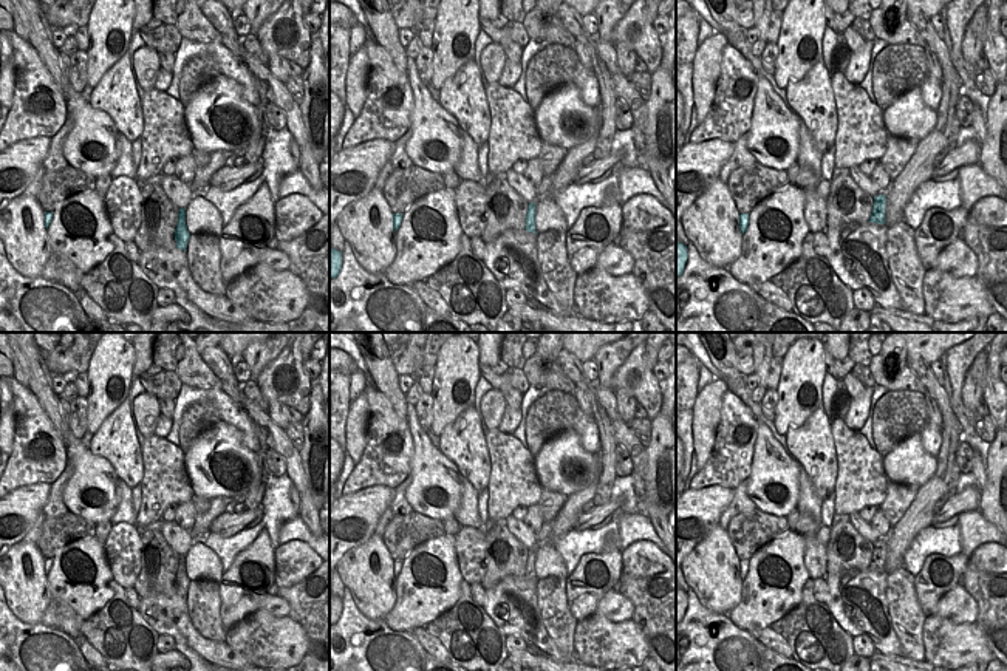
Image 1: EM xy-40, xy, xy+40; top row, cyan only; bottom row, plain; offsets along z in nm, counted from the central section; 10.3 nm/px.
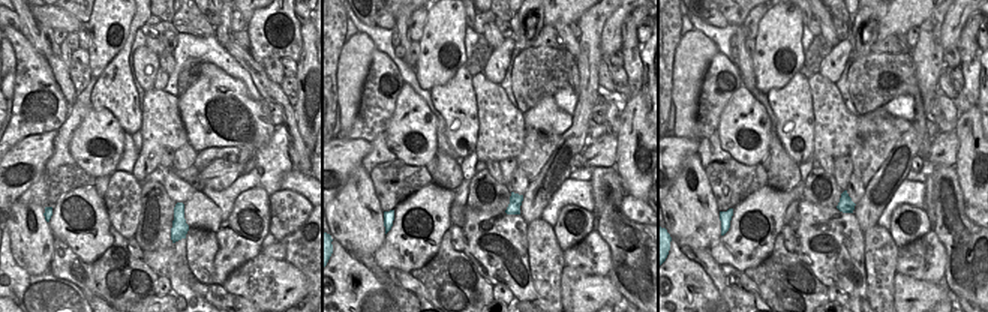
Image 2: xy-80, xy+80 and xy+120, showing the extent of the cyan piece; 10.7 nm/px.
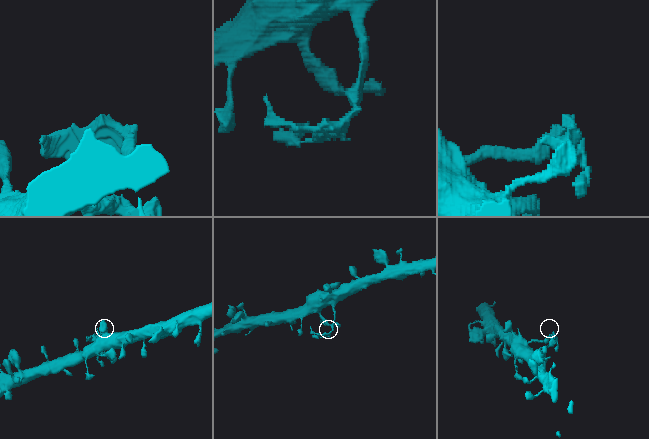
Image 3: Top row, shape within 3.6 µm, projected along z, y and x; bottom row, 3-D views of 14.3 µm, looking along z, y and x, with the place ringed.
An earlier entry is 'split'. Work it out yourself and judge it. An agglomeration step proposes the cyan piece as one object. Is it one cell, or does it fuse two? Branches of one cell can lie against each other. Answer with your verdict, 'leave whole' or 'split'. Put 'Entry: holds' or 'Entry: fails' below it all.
split
Entry: holds

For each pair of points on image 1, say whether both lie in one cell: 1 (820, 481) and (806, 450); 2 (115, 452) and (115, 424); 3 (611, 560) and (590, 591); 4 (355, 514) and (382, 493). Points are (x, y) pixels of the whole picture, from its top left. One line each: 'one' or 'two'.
1: one
2: one
3: one
4: one

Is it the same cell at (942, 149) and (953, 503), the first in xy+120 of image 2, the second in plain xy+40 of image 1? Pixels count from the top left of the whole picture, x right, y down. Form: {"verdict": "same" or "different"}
{"verdict": "same"}

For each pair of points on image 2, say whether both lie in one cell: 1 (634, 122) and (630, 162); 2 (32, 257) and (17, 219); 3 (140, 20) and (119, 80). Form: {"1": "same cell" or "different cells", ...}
{"1": "same cell", "2": "same cell", "3": "same cell"}

